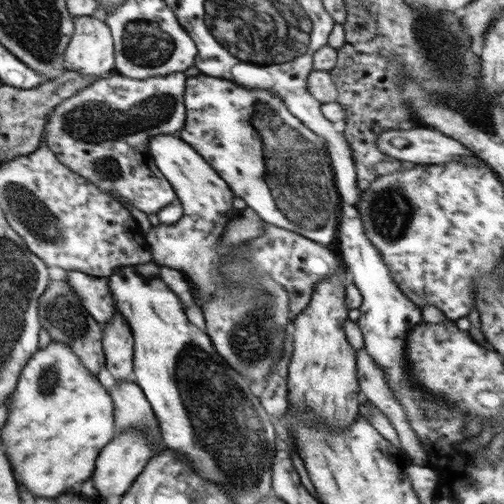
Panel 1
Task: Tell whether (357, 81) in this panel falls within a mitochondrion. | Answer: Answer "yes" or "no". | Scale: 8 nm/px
no

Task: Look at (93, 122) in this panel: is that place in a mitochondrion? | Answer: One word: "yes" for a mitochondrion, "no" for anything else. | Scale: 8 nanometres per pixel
yes

